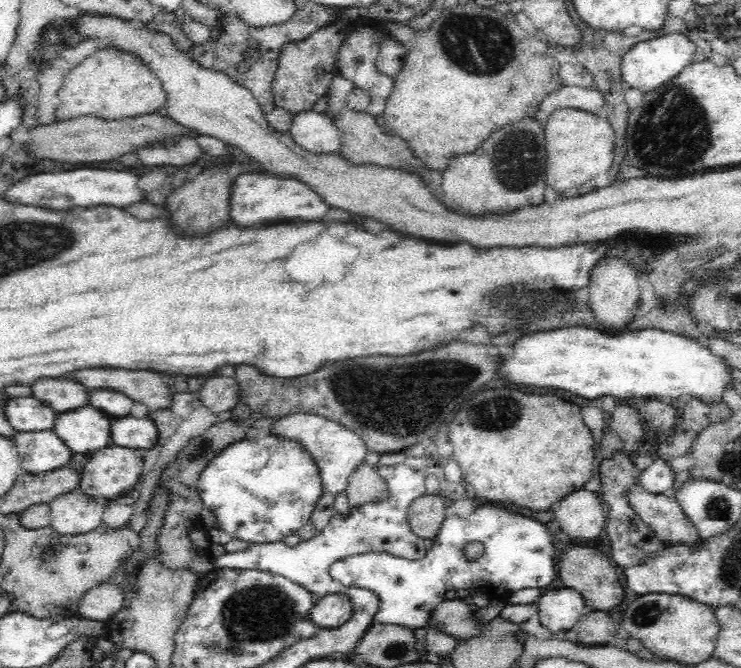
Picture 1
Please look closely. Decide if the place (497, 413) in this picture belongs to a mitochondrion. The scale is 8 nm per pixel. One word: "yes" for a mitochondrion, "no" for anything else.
yes

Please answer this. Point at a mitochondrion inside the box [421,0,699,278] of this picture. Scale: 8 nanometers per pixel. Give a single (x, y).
(480, 44)

